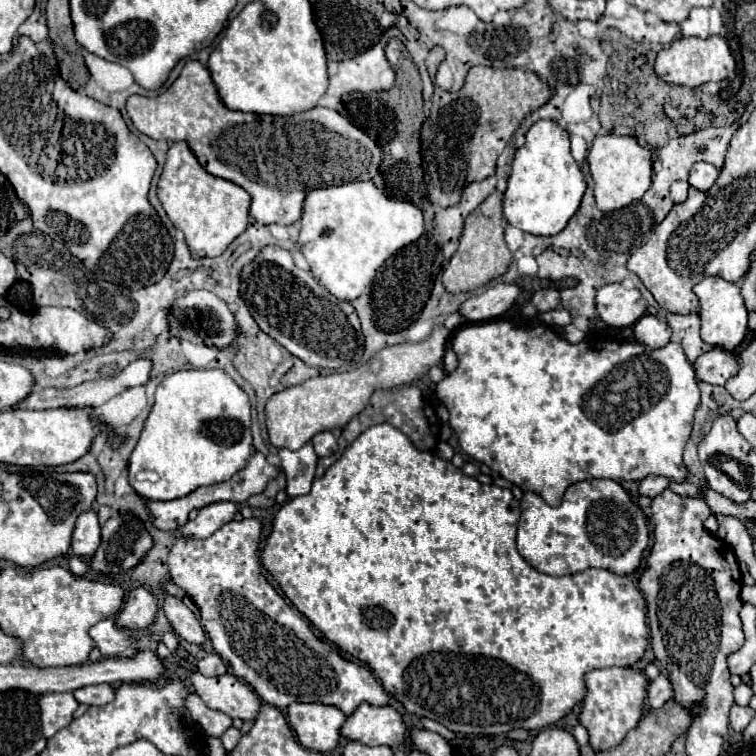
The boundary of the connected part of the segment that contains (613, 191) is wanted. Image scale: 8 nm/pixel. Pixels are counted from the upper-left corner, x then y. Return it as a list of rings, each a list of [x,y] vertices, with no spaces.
[[[609,133],[609,135],[597,135],[593,139],[593,145],[589,149],[589,171],[591,171],[591,177],[595,181],[595,201],[597,201],[597,207],[601,211],[611,211],[613,207],[617,207],[617,210],[624,208],[625,205],[629,205],[631,201],[637,201],[645,195],[645,191],[651,187],[651,177],[653,177],[653,161],[651,161],[651,151],[647,147],[641,147],[637,143],[637,139],[629,137],[629,135],[615,135],[615,133]]]

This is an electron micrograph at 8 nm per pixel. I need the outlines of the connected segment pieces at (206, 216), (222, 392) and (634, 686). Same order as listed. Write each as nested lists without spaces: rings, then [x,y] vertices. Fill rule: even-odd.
[[[185,141],[173,143],[167,151],[157,195],[171,223],[185,233],[187,245],[195,259],[219,257],[247,227],[251,195],[243,187],[207,173]]]
[[[189,369],[167,375],[157,387],[155,405],[131,453],[129,485],[145,499],[171,501],[201,485],[229,481],[253,453],[249,425],[249,397],[225,371]],[[139,471],[155,471],[159,481],[135,481]]]
[[[609,667],[585,673],[587,693],[581,701],[579,723],[587,729],[589,745],[595,751],[607,751],[621,745],[627,733],[639,725],[639,721],[645,715],[649,683],[651,681],[645,675],[645,671],[637,667]]]

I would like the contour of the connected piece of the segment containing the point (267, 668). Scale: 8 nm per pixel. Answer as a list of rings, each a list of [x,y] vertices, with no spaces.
[[[233,519],[225,523],[219,531],[215,531],[209,539],[185,539],[179,537],[173,549],[169,551],[169,573],[171,581],[181,587],[199,607],[203,627],[211,639],[213,649],[227,659],[235,677],[247,683],[263,703],[275,707],[287,707],[289,703],[323,703],[341,709],[345,715],[353,713],[363,701],[385,707],[389,705],[389,693],[381,687],[381,683],[373,677],[373,673],[357,665],[353,661],[343,659],[335,649],[323,643],[313,635],[301,613],[291,609],[285,599],[267,583],[261,575],[261,567],[257,563],[261,539],[261,521],[257,519]]]

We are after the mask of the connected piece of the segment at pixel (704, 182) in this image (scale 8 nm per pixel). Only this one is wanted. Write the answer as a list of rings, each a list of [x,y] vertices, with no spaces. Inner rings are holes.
[[[703,161],[695,163],[689,173],[689,185],[699,191],[707,191],[715,183],[717,175],[719,175],[719,171],[711,163],[703,163]]]

